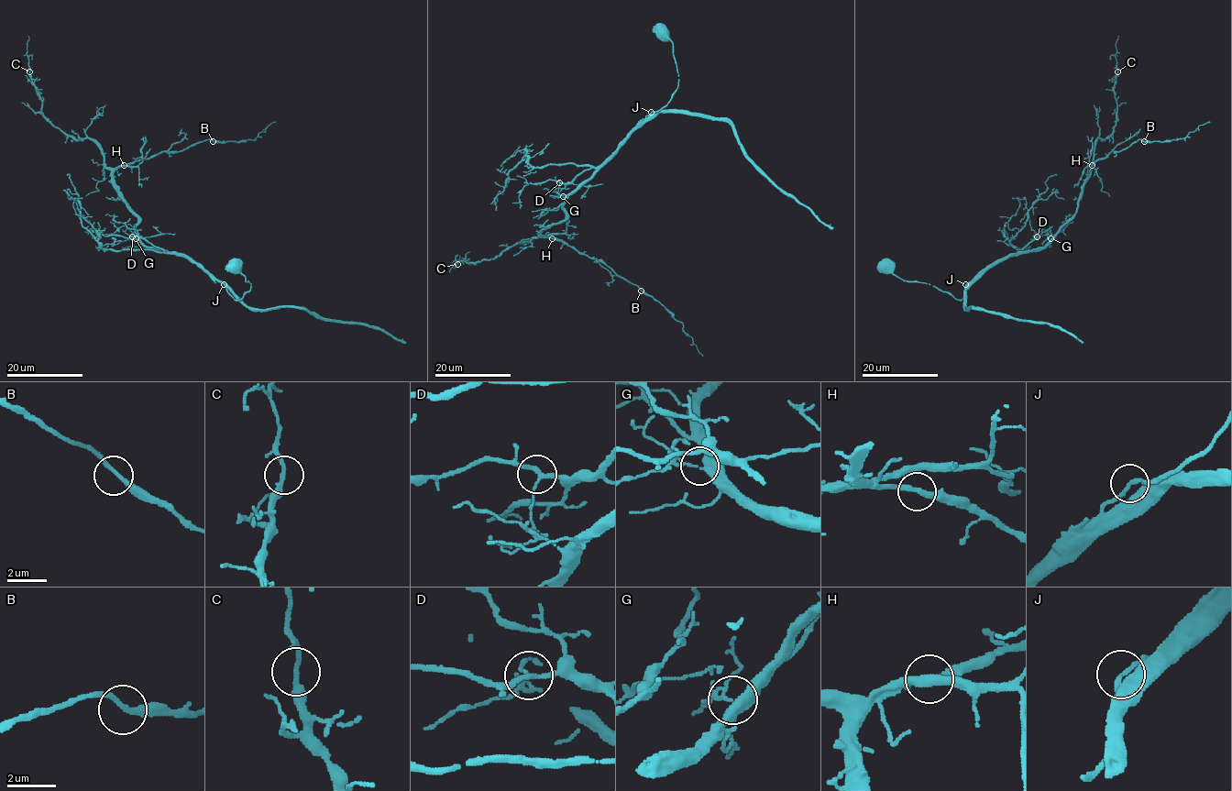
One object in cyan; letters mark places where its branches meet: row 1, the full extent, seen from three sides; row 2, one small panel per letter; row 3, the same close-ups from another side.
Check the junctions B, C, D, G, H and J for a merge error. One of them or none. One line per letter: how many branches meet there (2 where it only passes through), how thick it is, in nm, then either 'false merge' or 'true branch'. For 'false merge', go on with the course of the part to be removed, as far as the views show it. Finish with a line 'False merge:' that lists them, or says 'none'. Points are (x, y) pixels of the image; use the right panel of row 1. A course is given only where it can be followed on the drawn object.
B: 2 | 220 nm | true branch
C: 2 | 240 nm | true branch
D: 3 | 170 nm | true branch
G: 2 | 280 nm | true branch
H: 2 | 280 nm | true branch
J: 2 | 170 nm | true branch
False merge: none

